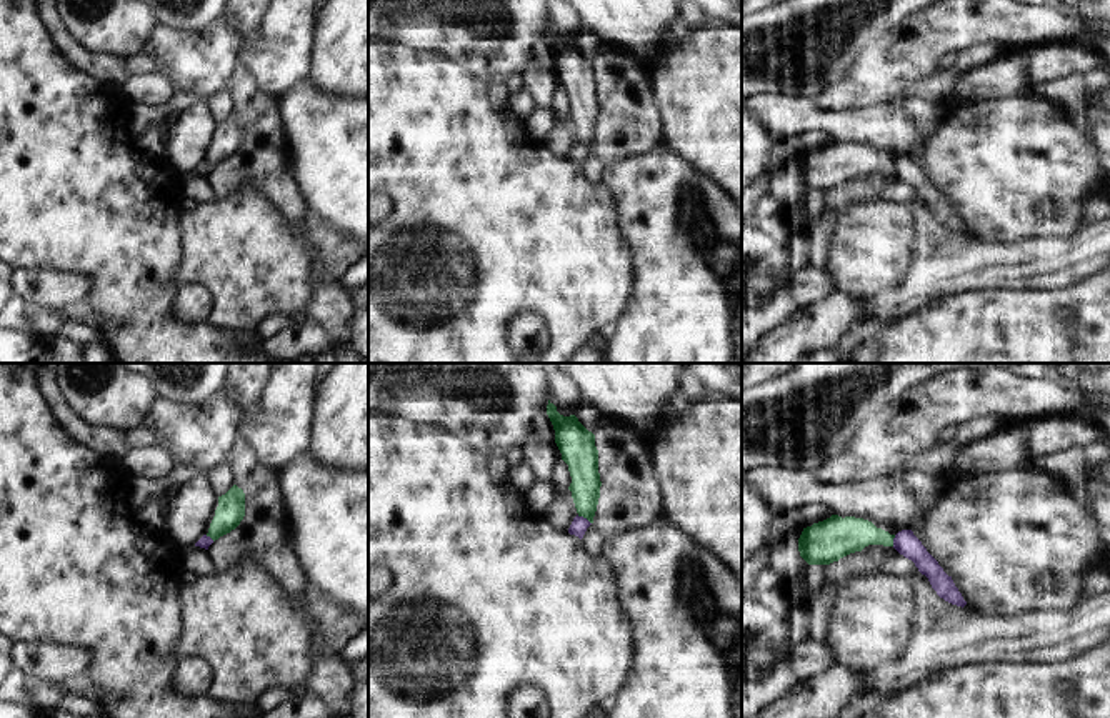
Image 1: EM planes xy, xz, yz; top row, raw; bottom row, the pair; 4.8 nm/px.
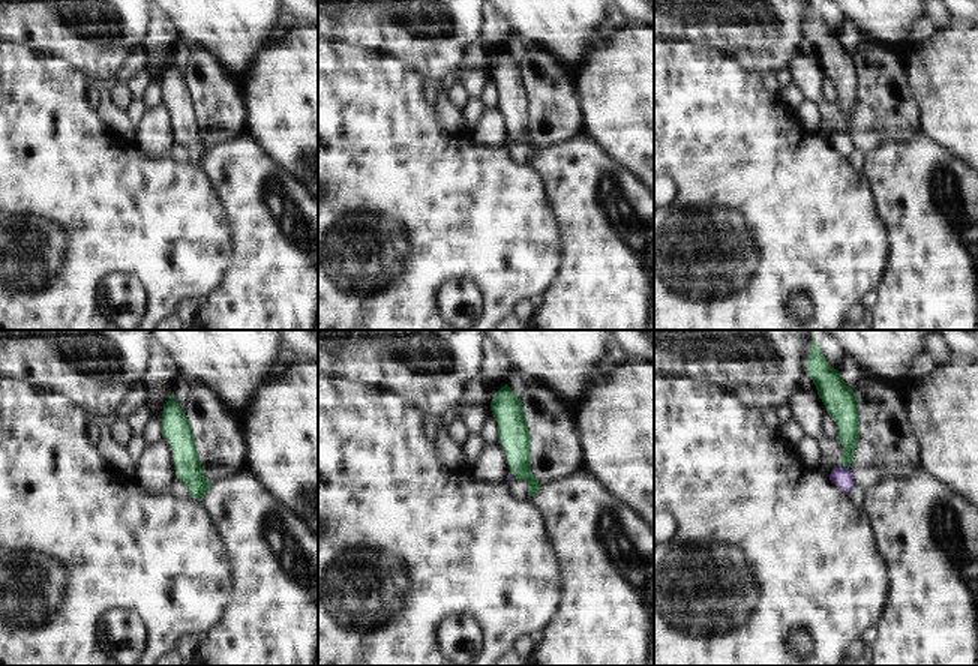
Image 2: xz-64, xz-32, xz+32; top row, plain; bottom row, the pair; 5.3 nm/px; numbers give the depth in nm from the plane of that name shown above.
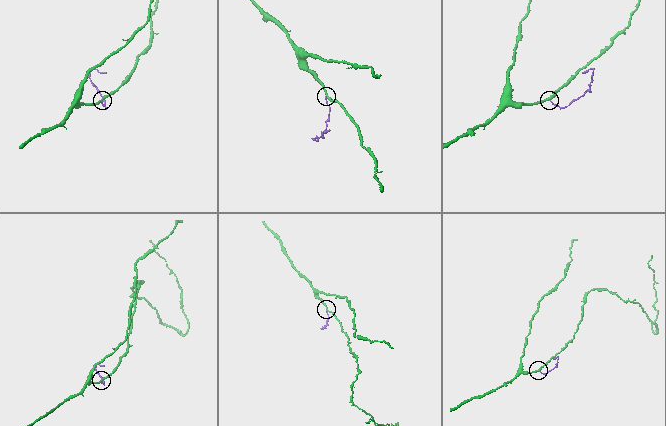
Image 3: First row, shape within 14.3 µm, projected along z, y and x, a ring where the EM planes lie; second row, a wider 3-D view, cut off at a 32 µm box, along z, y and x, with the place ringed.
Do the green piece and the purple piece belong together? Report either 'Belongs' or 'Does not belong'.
Does not belong

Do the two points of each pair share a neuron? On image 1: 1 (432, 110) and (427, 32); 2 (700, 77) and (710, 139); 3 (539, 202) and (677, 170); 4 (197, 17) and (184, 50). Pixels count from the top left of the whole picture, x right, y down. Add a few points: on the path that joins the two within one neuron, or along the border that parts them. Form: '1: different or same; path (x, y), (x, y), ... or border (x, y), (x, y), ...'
1: different; border (390, 42), (439, 50), (465, 67)
2: same; path (710, 92), (710, 124)
3: different; border (602, 180), (615, 199), (617, 215), (624, 222)
4: different; border (220, 17), (202, 30), (180, 30), (162, 25)

